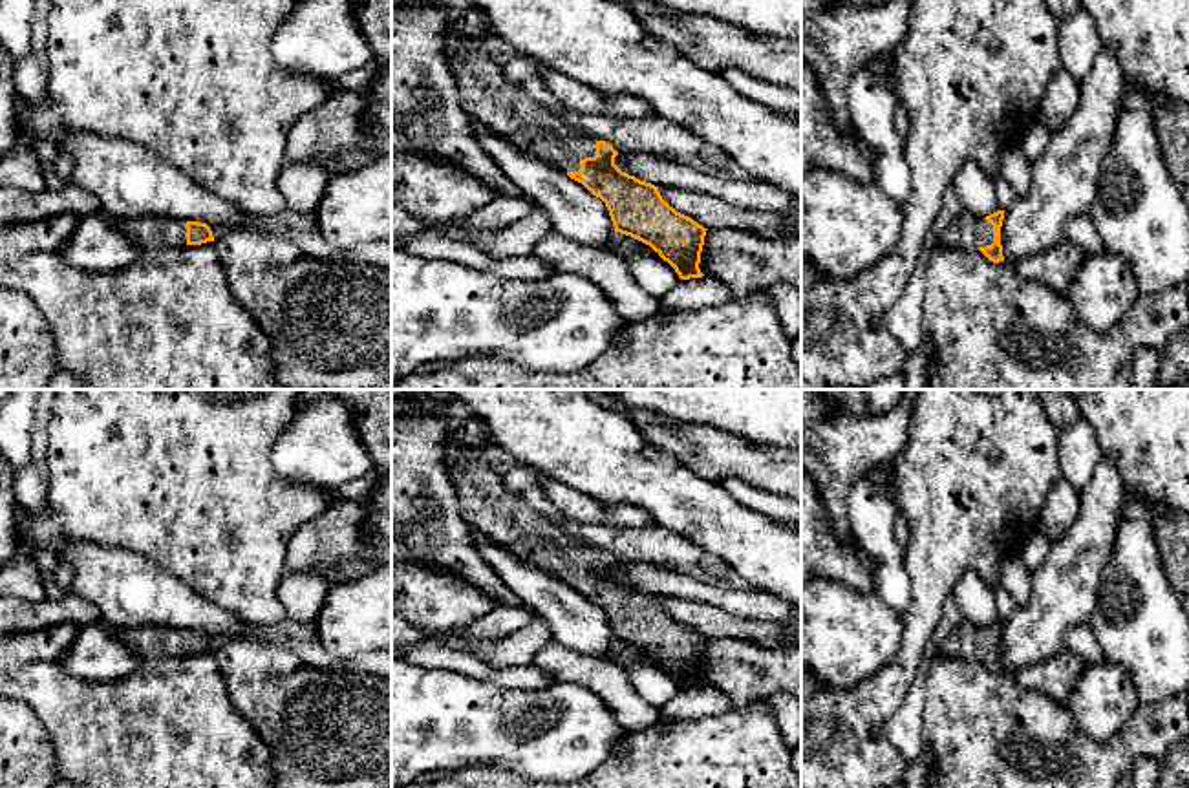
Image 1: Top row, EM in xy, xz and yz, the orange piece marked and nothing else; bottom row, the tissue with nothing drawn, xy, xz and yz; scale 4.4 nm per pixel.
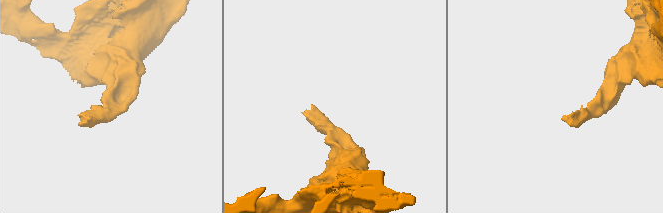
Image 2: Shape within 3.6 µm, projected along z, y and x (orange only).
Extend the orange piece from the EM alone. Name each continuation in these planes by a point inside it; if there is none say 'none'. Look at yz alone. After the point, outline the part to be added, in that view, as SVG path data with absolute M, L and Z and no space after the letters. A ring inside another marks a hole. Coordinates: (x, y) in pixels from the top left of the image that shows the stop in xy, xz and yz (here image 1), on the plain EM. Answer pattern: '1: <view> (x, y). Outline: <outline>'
1: yz (968, 642). Outline: M962 620L942 642L938 656L979 660L993 653L993 634Z

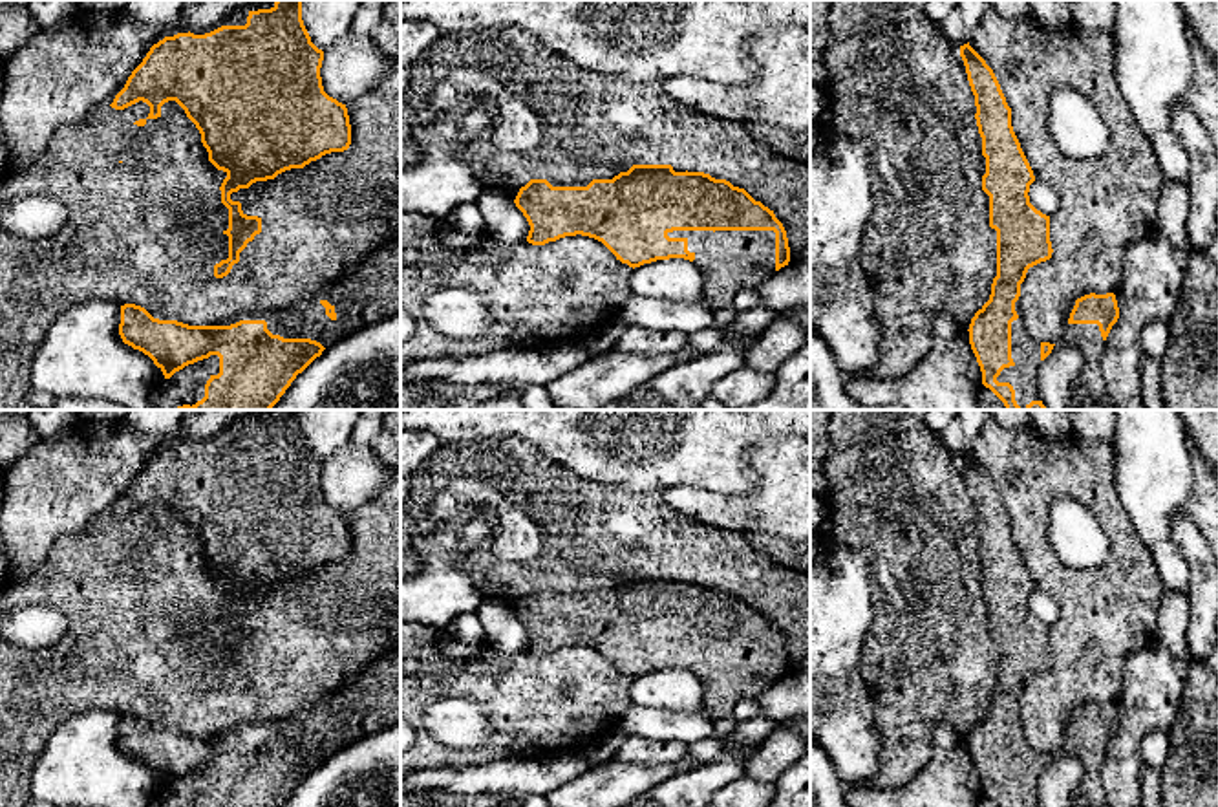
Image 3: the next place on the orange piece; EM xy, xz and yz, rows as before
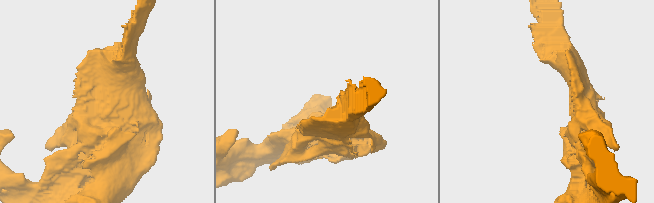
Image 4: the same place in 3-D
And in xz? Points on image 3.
1: xz (728, 670). Outline: M673 640L669 648L686 648L693 673L704 690L704 712L721 719L744 699L757 699L775 684L775 642L774 640Z

